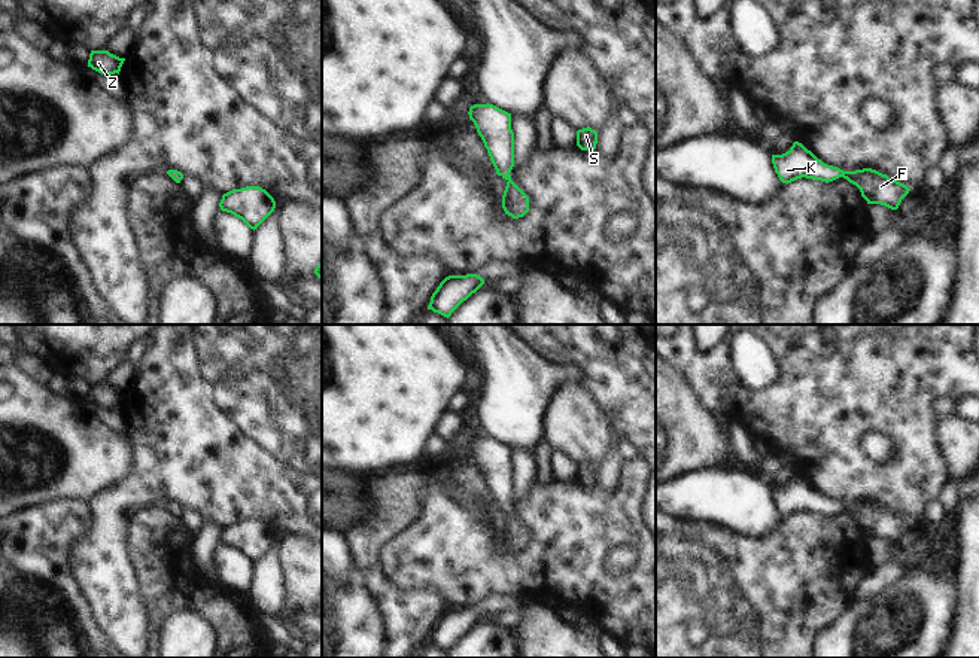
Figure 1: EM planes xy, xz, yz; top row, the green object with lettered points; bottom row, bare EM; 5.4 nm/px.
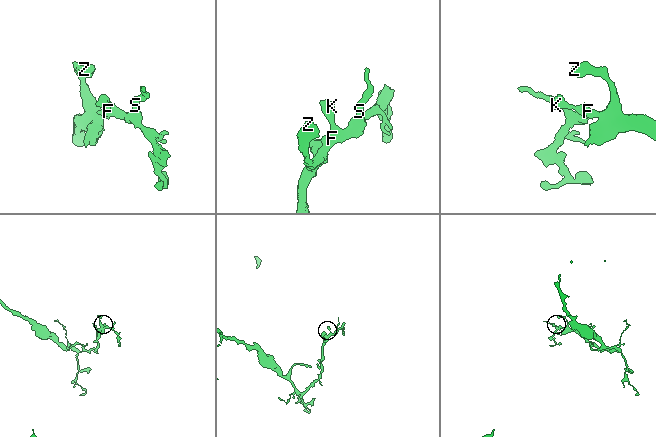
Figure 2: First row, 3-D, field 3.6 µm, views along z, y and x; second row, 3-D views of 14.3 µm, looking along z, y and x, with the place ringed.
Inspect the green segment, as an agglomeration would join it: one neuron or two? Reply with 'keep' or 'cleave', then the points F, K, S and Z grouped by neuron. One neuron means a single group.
keep; F K S Z

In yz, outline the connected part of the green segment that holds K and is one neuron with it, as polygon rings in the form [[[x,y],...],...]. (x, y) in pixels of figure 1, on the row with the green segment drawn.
[[[794,141],[788,152],[772,155],[772,164],[782,183],[802,177],[828,183],[843,177],[860,189],[867,204],[881,204],[891,210],[897,210],[910,191],[906,185],[872,168],[843,171],[827,165],[799,141]]]

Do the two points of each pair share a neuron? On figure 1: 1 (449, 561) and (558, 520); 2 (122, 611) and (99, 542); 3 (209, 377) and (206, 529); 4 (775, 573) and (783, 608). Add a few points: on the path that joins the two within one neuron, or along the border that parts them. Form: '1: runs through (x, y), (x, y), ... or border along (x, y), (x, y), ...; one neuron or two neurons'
1: runs through (477, 561), (523, 561), (537, 548); one neuron
2: runs through (112, 594), (100, 569), (99, 559); one neuron
3: border along (204, 517), (221, 529); two neurons
4: border along (777, 564), (766, 572), (762, 608); two neurons

